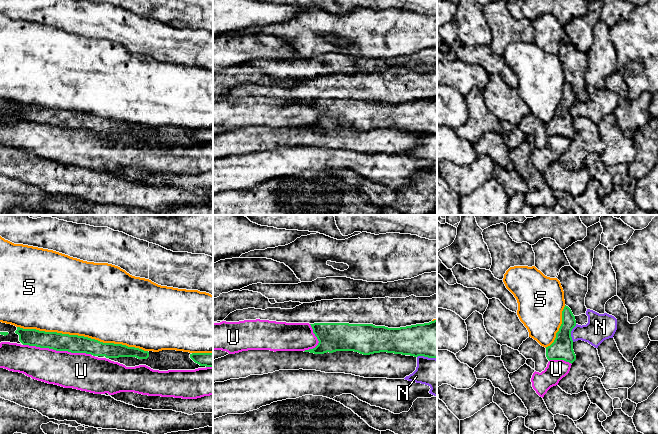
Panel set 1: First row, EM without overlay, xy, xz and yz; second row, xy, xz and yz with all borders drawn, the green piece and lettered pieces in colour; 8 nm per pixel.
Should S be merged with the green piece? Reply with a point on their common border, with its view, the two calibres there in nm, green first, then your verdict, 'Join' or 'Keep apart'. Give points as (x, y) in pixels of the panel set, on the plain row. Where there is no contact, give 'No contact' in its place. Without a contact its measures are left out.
Touches green at xy (82, 112). Thickness 140 nm (green) against 500 nm. Keep apart

